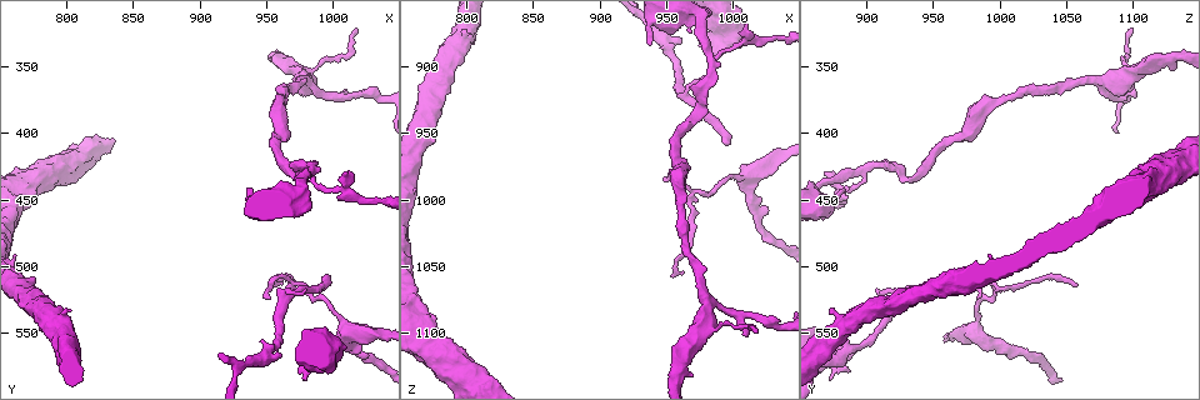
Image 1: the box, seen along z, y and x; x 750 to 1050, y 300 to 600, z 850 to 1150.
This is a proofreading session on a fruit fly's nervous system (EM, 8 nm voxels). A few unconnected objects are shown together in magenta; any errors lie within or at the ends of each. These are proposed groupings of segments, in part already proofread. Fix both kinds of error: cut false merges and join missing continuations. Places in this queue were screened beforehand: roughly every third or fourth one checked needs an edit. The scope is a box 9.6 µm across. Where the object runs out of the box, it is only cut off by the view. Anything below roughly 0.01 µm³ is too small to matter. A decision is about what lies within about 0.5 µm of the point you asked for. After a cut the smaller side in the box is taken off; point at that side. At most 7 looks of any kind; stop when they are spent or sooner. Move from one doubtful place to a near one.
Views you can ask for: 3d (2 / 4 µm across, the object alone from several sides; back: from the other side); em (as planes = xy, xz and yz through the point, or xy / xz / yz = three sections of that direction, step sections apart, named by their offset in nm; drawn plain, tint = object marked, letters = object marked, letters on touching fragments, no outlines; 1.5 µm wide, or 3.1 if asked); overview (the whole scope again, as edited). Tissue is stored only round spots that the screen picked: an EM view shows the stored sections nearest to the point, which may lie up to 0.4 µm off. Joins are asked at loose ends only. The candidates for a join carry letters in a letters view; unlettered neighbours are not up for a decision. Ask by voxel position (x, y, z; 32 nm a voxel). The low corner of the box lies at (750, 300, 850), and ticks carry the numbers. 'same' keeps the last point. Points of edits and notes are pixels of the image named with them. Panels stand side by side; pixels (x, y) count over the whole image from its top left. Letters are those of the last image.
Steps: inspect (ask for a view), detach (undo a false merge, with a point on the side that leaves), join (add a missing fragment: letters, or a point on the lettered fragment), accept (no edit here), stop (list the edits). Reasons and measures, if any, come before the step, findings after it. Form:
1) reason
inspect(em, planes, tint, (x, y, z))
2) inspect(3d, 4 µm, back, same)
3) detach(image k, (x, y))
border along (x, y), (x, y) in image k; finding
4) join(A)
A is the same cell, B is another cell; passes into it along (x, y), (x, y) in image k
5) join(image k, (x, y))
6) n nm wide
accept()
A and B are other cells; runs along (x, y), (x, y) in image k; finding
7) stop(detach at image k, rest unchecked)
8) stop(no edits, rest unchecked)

sudden change in width
inspect(em, planes, tint, (1014, 562, 1002))

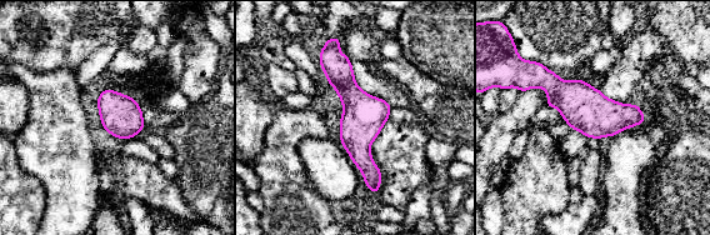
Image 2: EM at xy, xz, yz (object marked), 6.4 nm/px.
see the neighbours
inspect(em, planes, letters, same)

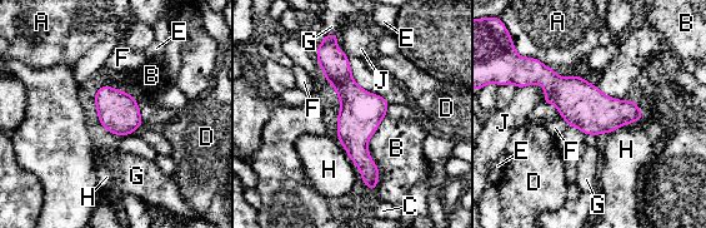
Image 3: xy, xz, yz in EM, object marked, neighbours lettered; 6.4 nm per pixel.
260 nm wide
accept()
A, B, C, D, E, F, G, H and J are other cells; border along (644, 115), (609, 133) in image 3; one cell here

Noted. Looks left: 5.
free end
inspect(3d, 2 µm, (996, 506, 958))

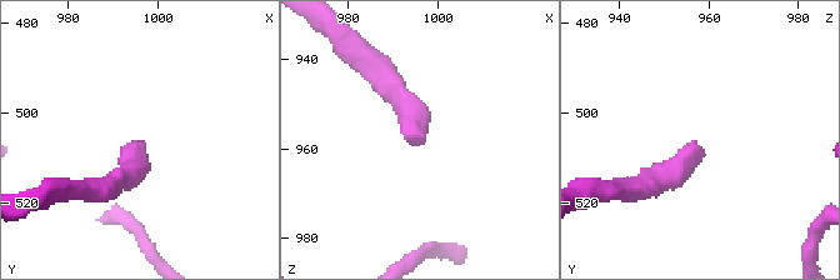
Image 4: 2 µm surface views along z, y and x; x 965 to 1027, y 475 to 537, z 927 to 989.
now the EM
inspect(em, planes, letters, (997, 508, 959))

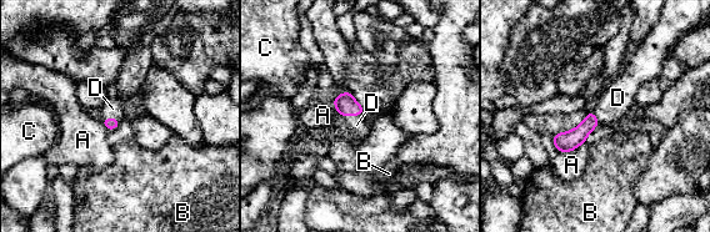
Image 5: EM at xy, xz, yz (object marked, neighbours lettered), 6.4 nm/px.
join(image 5, (356, 125))
D is the same cell, A, B and C are other cells; passes into it along (345, 104), (350, 115), (356, 125) in image 5; the cell continues

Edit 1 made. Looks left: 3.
stop(join at image 5, rest unchecked)

